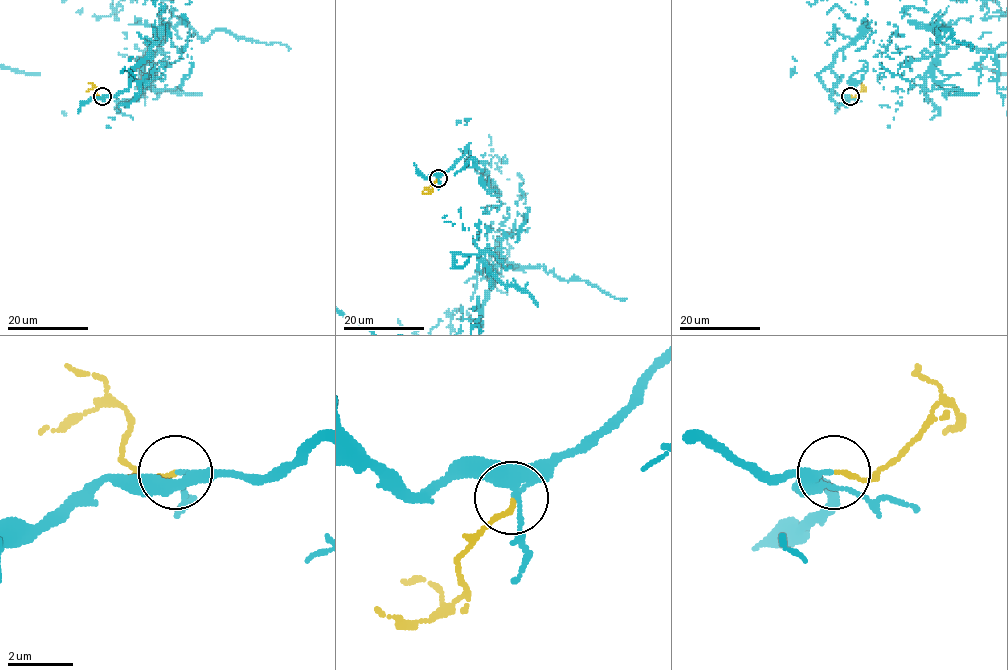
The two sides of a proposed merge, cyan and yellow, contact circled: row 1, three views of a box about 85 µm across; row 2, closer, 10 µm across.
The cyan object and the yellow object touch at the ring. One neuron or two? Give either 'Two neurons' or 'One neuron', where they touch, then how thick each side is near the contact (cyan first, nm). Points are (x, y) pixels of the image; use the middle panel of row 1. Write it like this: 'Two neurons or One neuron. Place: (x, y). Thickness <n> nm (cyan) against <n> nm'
One neuron. Place: (438, 178). Thickness 150 nm (cyan) against 120 nm

